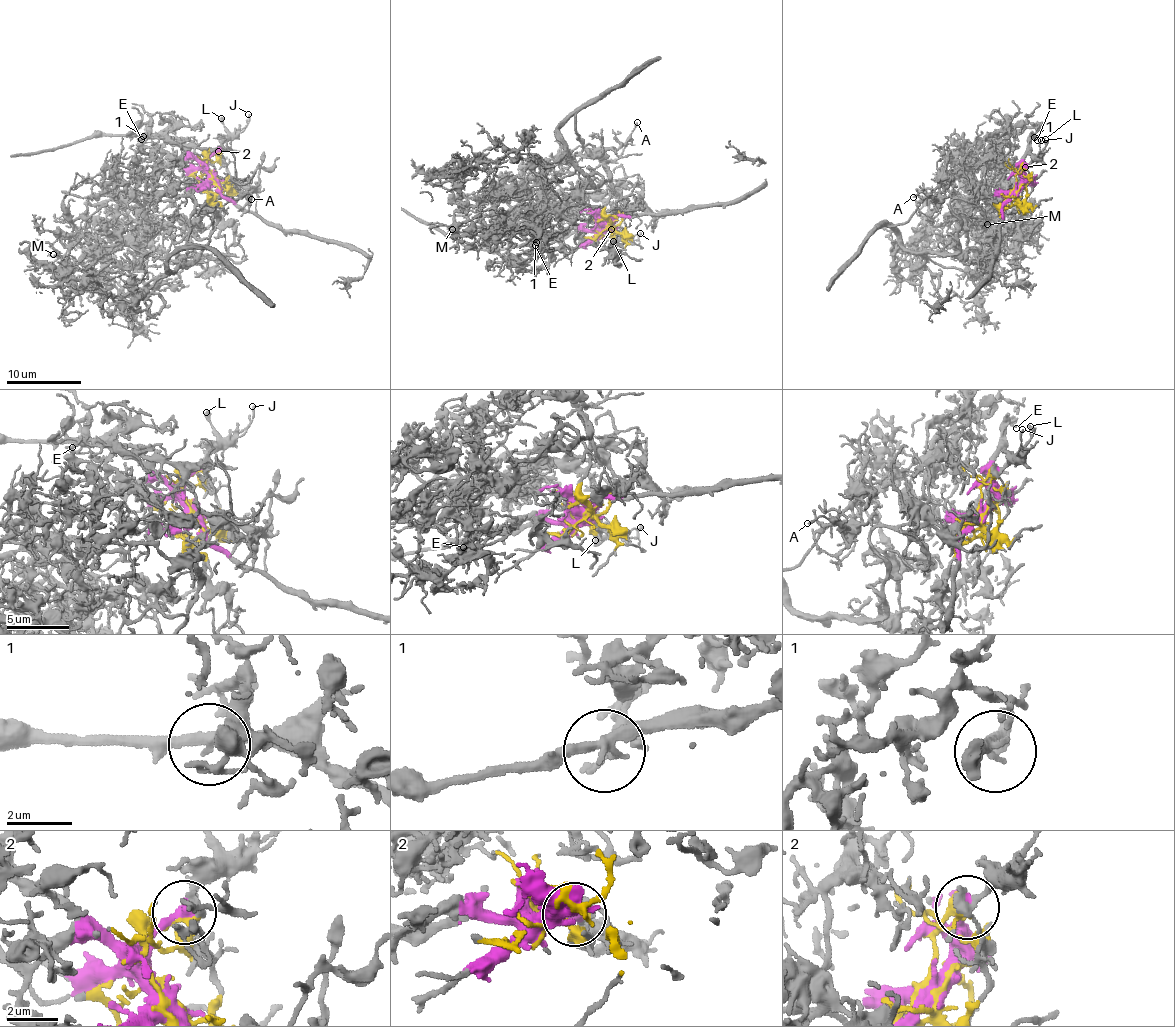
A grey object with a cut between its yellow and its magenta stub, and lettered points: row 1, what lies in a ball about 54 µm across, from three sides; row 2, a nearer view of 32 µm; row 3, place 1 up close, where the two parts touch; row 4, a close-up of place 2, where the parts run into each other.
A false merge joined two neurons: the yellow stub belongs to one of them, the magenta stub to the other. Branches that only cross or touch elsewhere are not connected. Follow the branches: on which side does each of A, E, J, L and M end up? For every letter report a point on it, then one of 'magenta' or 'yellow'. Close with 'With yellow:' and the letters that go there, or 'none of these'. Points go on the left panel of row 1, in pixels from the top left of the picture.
A: place (251, 199); yellow
E: place (141, 139); yellow
J: place (248, 114); magenta
L: place (221, 118); magenta
M: place (53, 254); yellow
With yellow: A, E, M

